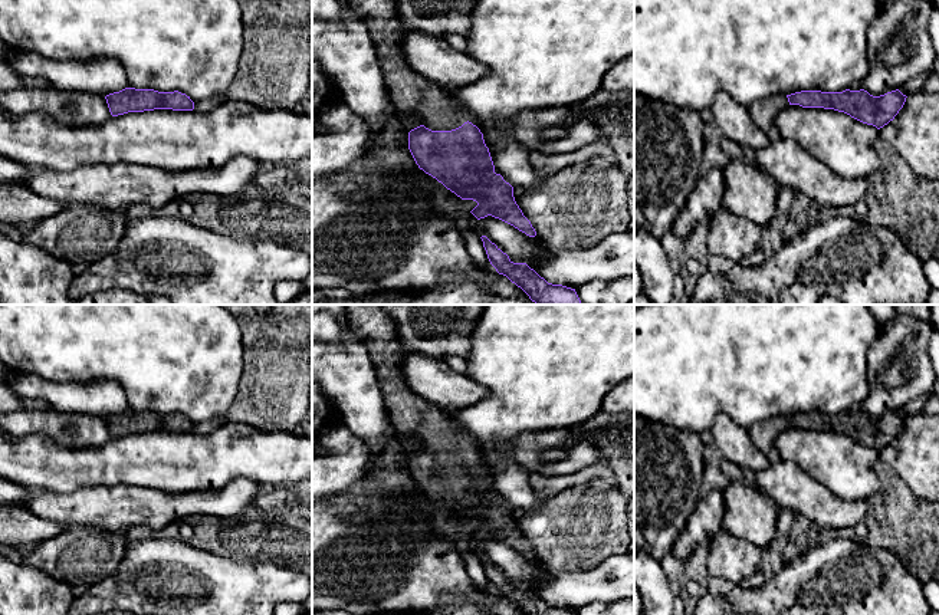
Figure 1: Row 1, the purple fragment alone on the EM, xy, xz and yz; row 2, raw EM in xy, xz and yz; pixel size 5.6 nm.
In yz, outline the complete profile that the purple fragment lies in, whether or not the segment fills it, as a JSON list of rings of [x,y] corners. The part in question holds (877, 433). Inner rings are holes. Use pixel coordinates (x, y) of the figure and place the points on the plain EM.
[[[846,411],[843,414],[801,412],[787,420],[789,427],[834,431],[880,451],[894,441],[907,418],[899,411],[880,418],[873,418],[864,411]]]

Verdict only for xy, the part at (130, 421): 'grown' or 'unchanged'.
unchanged

